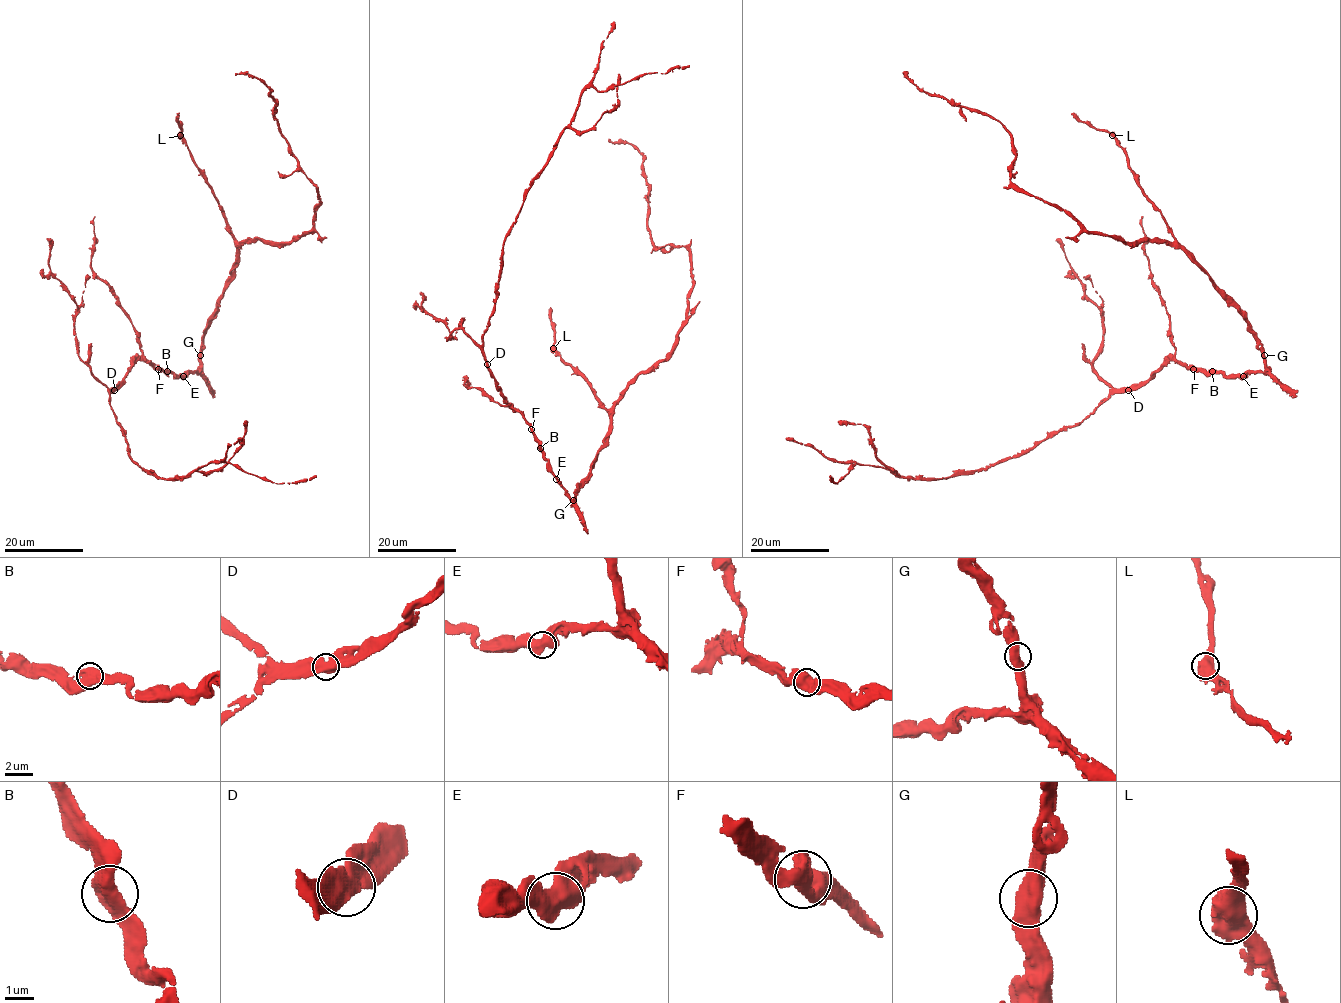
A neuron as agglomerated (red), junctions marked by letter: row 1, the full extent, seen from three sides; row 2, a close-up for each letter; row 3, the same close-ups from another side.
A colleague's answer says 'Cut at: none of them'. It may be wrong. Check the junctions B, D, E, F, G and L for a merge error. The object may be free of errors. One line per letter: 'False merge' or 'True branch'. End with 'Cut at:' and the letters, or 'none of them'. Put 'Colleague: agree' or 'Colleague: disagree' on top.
Colleague: agree
B: True branch
D: True branch
E: True branch
F: True branch
G: True branch
L: True branch
Cut at: none of them

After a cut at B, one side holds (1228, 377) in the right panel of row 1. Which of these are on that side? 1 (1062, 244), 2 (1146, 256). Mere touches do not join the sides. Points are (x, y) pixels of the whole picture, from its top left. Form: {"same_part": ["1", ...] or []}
{"same_part": []}

